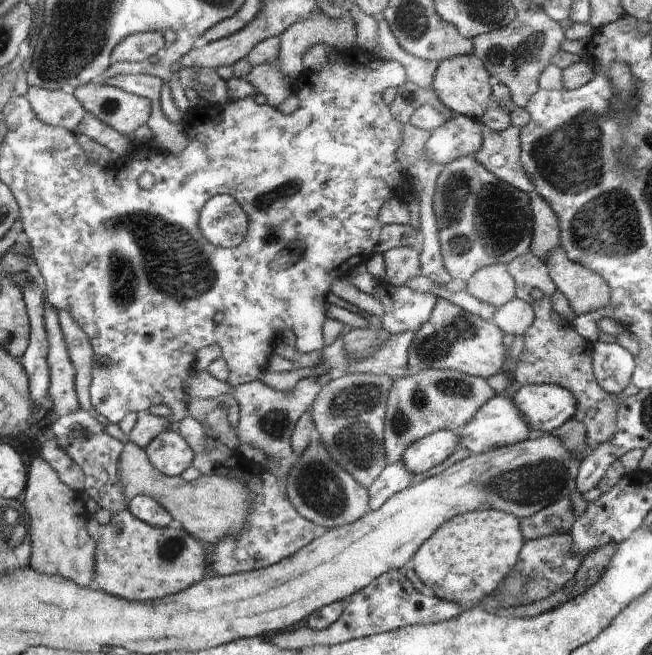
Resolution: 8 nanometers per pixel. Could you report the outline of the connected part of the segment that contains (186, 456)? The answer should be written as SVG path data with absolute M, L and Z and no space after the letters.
M174 428L154 436L144 450L154 469L166 477L181 476L196 458L196 452Z

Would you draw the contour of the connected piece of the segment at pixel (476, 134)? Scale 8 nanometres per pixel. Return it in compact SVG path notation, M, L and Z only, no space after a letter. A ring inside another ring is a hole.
M454 115L436 128L424 146L428 160L442 166L460 158L474 155L483 142L483 124L463 115Z

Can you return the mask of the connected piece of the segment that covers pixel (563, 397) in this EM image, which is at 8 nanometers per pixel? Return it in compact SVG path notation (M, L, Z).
M528 384L510 397L531 429L552 433L576 415L576 398L557 385Z

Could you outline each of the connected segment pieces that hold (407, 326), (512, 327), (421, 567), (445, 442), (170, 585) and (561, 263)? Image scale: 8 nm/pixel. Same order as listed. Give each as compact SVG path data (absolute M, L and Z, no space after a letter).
M405 284L398 287L390 286L385 291L378 289L376 297L380 300L385 311L384 317L382 318L383 330L386 330L390 335L401 334L407 331L416 333L430 319L430 314L432 314L437 300L435 294L418 293L410 290Z
M515 297L496 310L492 322L502 333L516 337L526 333L526 330L532 326L534 318L533 309L524 300Z
M498 510L464 511L444 522L412 556L414 571L438 599L477 607L513 571L525 544L519 520Z
M441 429L414 442L401 461L406 470L416 475L442 464L460 447L460 436L454 430Z
M126 509L102 526L97 552L95 586L112 596L133 602L152 602L188 589L202 581L205 544L177 524L165 528L150 526Z
M561 245L552 250L552 253L544 262L548 268L550 279L554 282L557 290L564 294L564 297L569 301L570 307L577 316L606 308L612 302L611 290L604 276L600 276L600 274L573 262L568 258L566 250Z

